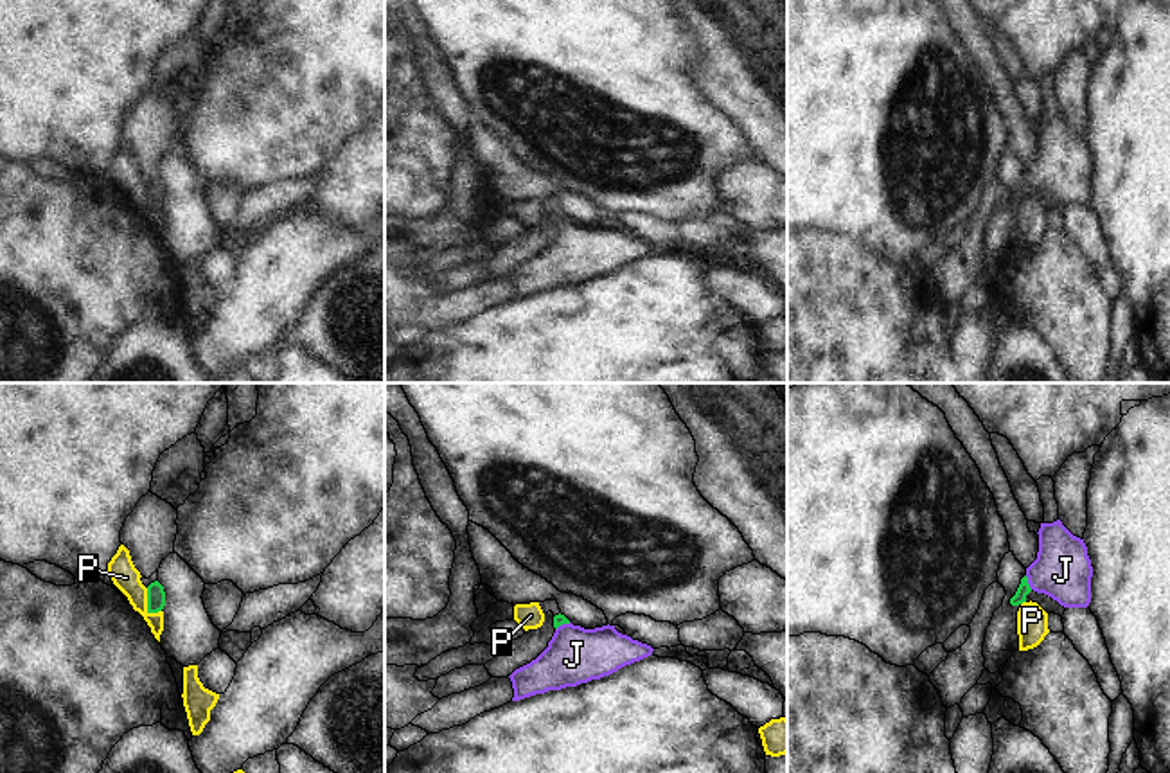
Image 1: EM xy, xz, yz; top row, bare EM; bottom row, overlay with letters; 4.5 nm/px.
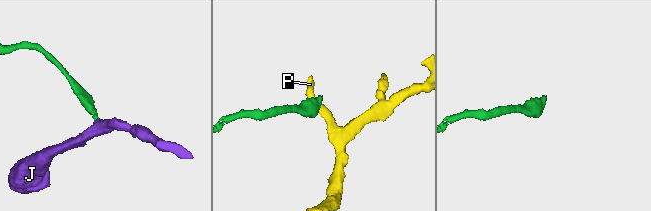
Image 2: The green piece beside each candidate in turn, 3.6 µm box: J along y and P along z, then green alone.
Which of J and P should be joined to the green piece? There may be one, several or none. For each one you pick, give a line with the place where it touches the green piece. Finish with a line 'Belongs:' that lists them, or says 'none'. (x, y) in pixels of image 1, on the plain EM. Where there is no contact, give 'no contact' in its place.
J: meets green in yz at (1027, 180)
Belongs: J

